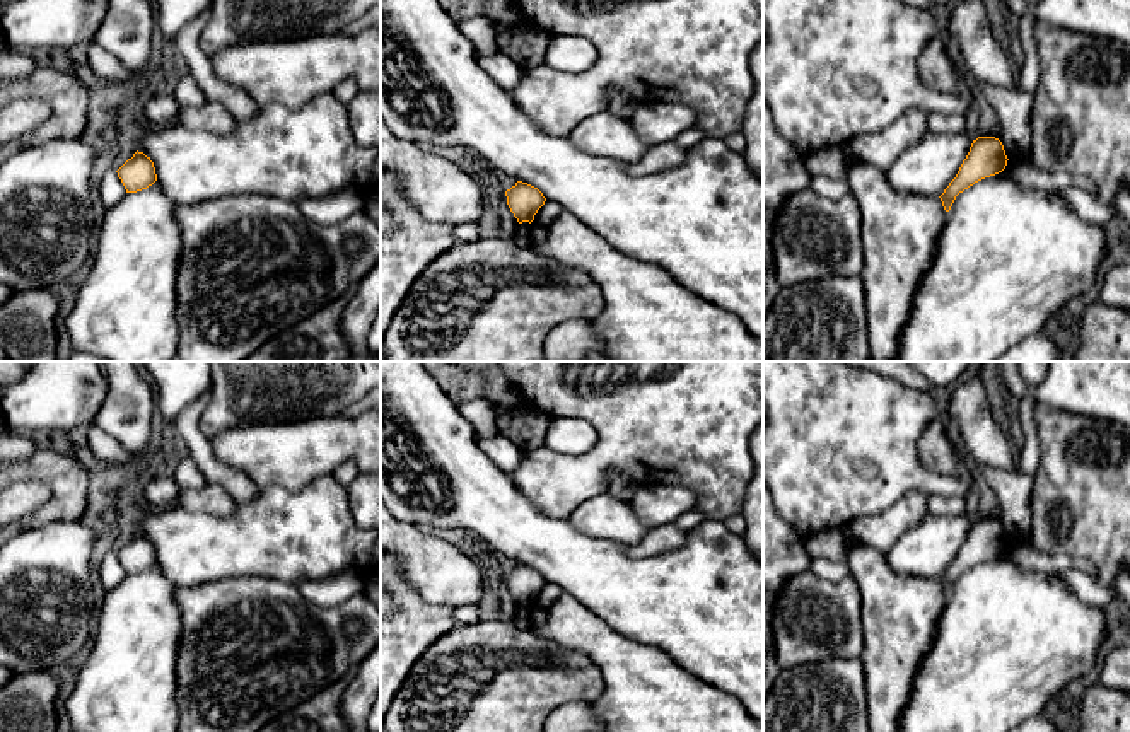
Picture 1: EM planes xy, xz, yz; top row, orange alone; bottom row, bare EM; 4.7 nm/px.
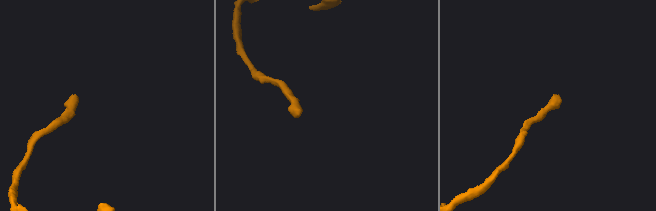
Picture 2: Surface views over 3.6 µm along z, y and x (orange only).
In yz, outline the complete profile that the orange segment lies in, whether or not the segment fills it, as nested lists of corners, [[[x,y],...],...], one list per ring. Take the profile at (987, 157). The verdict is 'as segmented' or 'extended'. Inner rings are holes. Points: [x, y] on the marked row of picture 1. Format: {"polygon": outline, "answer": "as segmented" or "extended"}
{"polygon": [[[978,137],[973,140],[966,159],[963,160],[956,177],[939,196],[946,212],[951,210],[956,196],[975,183],[1002,172],[1007,166],[1004,145],[995,137]]], "answer": "as segmented"}

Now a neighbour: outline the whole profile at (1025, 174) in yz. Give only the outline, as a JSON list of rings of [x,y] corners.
[[[1029,160],[1014,164],[1005,172],[1021,186],[1040,189],[1045,193],[1060,193],[1074,186],[1084,188],[1089,195],[1096,196],[1096,186],[1089,177],[1074,177],[1063,171],[1048,172],[1034,167]]]

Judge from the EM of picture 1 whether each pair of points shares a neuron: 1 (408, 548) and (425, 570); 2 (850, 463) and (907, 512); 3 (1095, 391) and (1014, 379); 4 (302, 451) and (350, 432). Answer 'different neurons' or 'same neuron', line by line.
1: same neuron
2: different neurons
3: same neuron
4: same neuron

